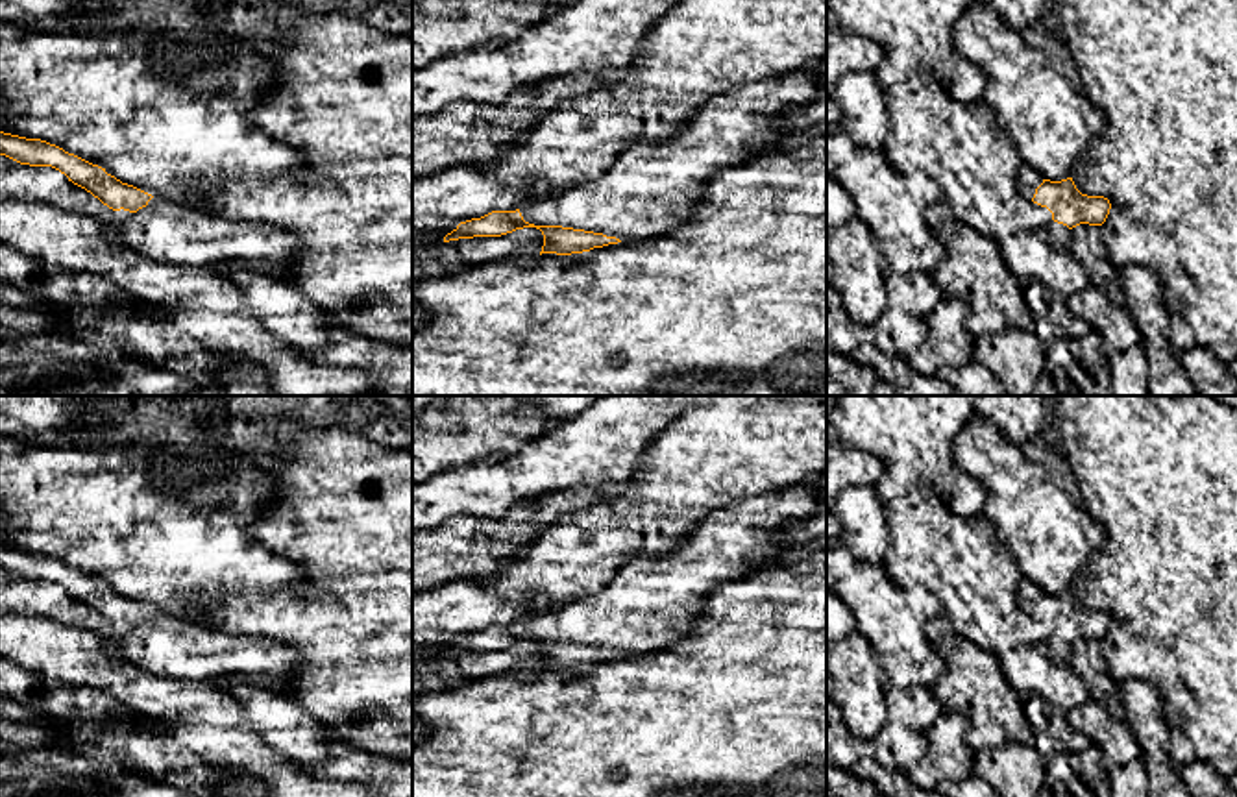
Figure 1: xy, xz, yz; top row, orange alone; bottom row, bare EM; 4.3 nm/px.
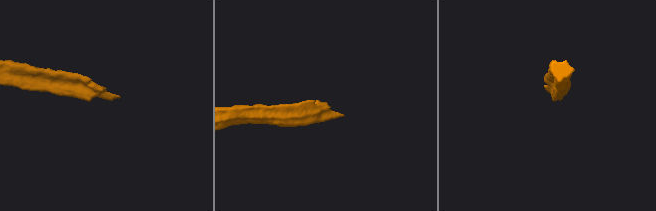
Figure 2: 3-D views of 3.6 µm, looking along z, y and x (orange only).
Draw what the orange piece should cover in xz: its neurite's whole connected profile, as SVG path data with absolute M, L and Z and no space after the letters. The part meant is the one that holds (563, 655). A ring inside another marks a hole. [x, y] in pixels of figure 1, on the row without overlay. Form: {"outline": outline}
{"outline": "M827 473L717 509L669 555L636 557L621 566L603 588L560 608L523 618L516 625L492 625L481 632L460 636L444 651L444 656L501 651L516 644L536 642L544 649L540 669L571 669L621 655L664 649L690 632L692 623L704 608L704 599L719 584L784 564L782 529L815 512L821 486L827 486Z"}

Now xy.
{"outline": "M0 546L0 570L6 570L20 579L52 581L65 588L68 595L85 603L104 619L113 625L129 625L131 631L111 640L109 645L116 655L148 669L153 675L179 679L179 681L226 681L226 679L251 679L259 682L281 684L292 679L298 671L298 651L276 638L229 634L209 629L190 618L174 616L152 610L133 599L122 597L105 582L92 579L63 562L41 553L26 553Z"}

